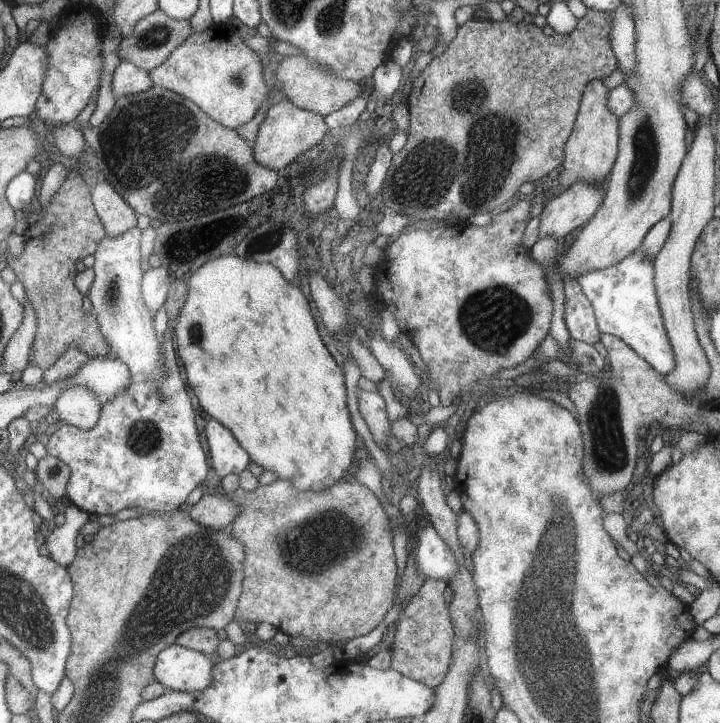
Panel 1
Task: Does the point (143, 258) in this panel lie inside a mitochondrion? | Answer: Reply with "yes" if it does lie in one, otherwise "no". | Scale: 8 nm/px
no

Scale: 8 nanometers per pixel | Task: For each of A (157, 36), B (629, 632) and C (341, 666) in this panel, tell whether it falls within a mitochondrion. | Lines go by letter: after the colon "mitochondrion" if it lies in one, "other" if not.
A: mitochondrion
B: other
C: other

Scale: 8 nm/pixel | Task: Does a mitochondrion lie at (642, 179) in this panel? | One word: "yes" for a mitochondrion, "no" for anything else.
yes

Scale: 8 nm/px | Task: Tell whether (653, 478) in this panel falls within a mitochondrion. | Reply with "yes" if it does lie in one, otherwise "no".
no

